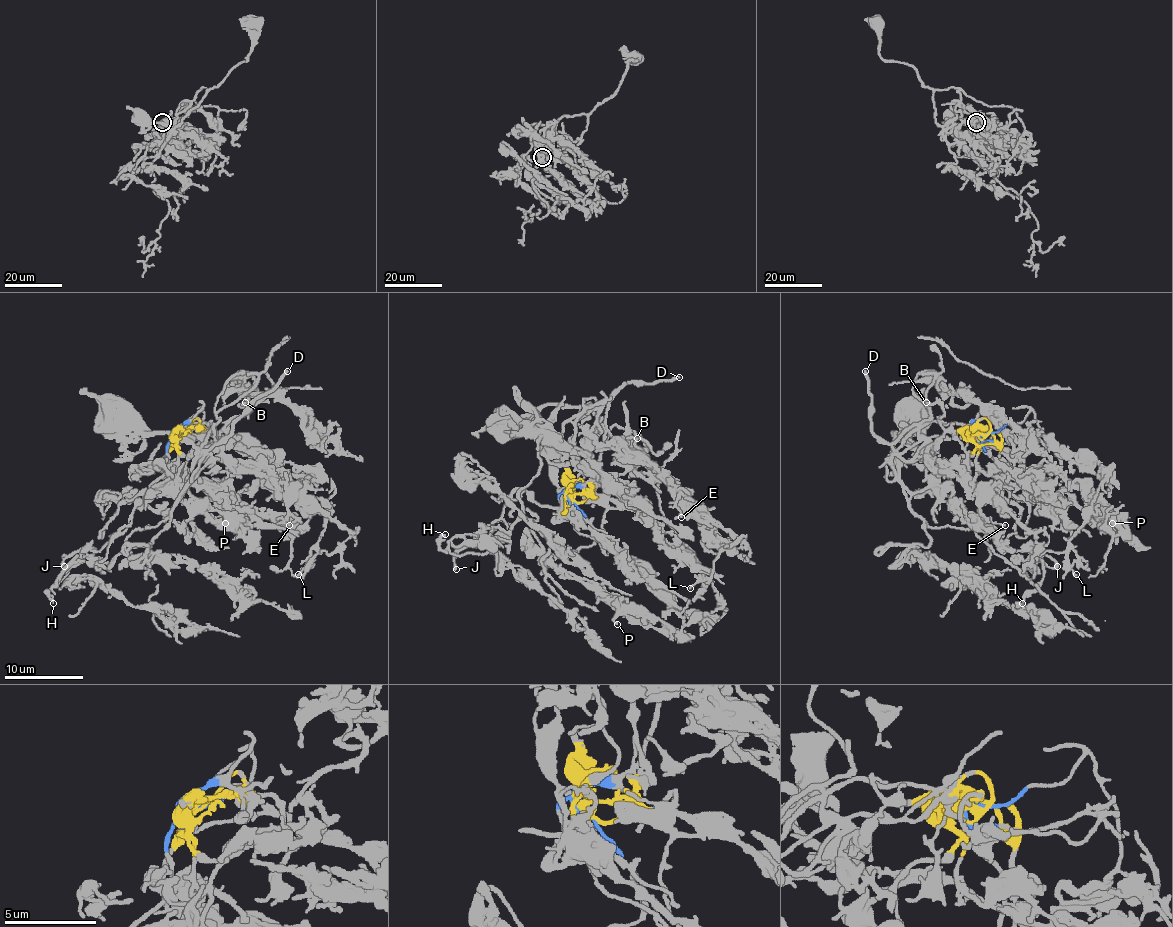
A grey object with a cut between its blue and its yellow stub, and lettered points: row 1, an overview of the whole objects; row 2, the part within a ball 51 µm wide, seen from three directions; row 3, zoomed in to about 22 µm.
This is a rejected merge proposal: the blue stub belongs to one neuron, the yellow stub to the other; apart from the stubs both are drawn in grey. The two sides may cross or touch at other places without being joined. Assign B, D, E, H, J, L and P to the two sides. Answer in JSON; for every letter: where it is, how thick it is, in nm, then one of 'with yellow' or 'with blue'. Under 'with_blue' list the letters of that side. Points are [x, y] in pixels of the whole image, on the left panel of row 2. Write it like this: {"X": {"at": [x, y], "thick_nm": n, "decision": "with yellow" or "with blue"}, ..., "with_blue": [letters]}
{"B": {"at": [245, 402], "thick_nm": 100, "decision": "with yellow"}, "D": {"at": [287, 371], "thick_nm": 280, "decision": "with yellow"}, "E": {"at": [289, 525], "thick_nm": 140, "decision": "with yellow"}, "H": {"at": [53, 603], "thick_nm": 150, "decision": "with blue"}, "J": {"at": [64, 566], "thick_nm": 170, "decision": "with blue"}, "L": {"at": [298, 574], "thick_nm": 180, "decision": "with yellow"}, "P": {"at": [225, 523], "thick_nm": 200, "decision": "with blue"}, "with_blue": ["H", "J", "P"]}

